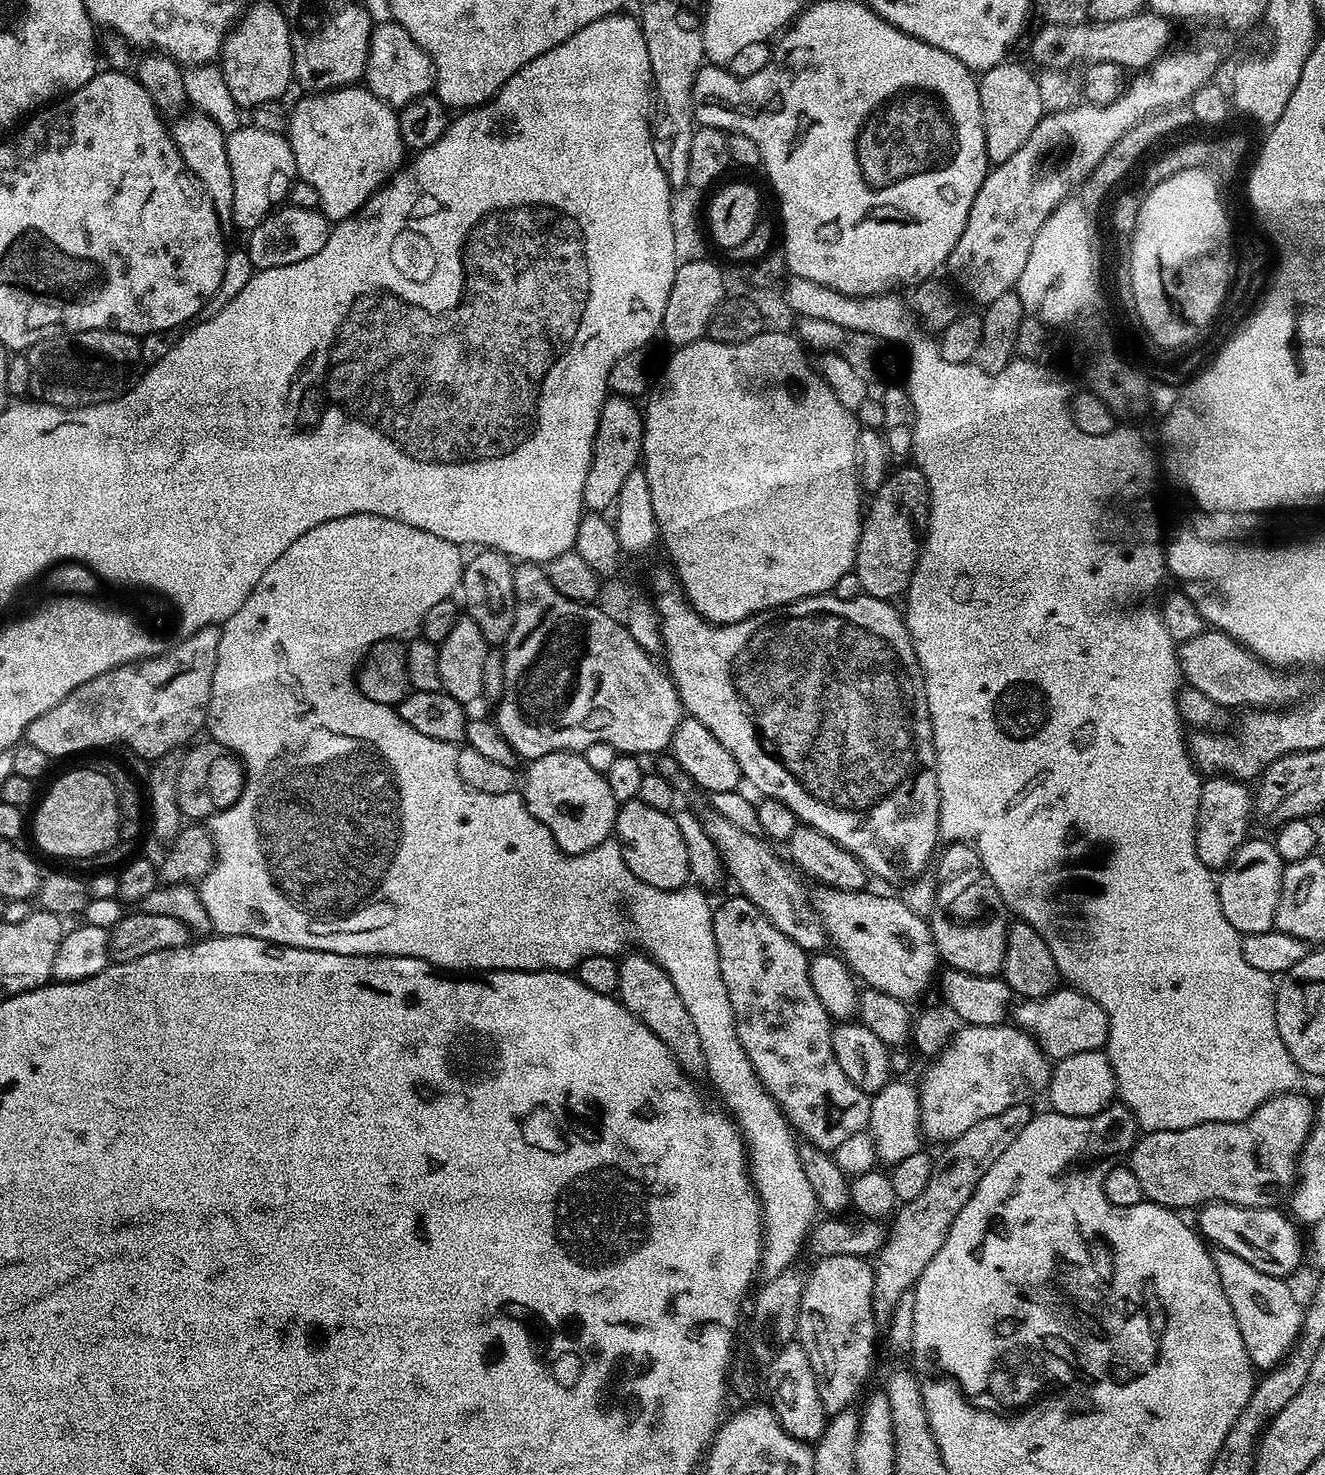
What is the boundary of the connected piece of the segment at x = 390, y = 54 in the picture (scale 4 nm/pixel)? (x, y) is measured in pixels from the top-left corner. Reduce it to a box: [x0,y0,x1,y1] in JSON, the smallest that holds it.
[362,24,433,110]

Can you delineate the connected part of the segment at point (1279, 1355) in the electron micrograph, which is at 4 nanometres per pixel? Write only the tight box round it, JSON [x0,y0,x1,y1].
[1211,1247,1304,1370]

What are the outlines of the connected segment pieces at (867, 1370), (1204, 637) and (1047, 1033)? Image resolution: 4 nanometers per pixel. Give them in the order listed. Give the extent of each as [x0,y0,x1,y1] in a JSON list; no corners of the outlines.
[[798,1254,876,1414],[1178,630,1304,710],[1014,986,1108,1058]]

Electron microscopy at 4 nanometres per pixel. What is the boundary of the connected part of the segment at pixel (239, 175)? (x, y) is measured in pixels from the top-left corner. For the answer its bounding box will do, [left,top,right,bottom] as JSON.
[228,126,296,230]

